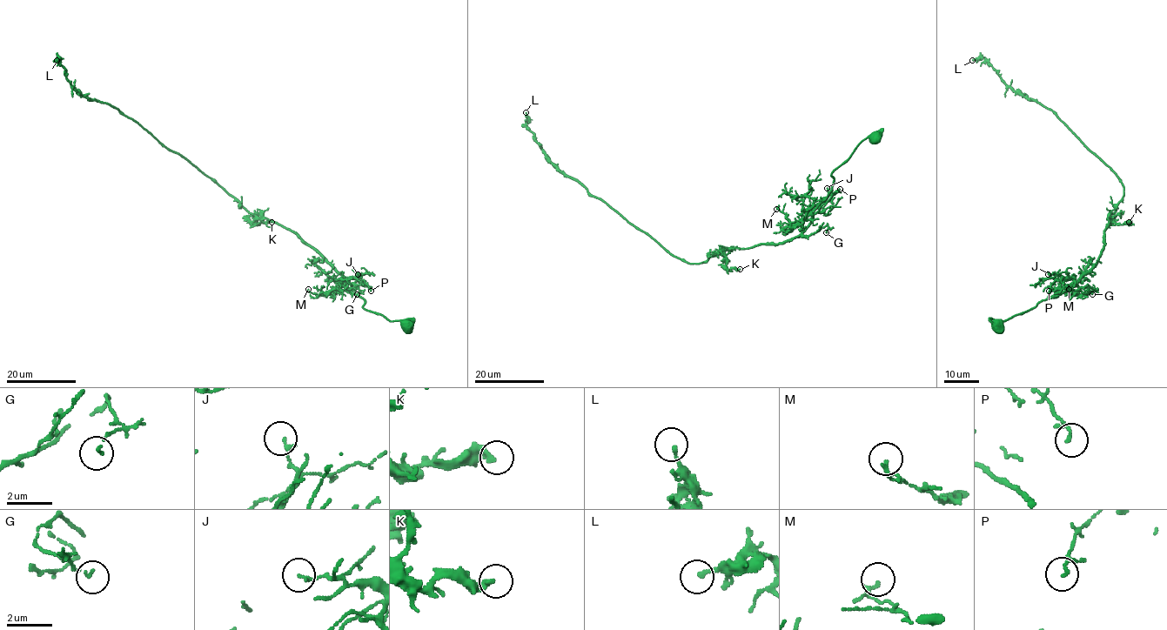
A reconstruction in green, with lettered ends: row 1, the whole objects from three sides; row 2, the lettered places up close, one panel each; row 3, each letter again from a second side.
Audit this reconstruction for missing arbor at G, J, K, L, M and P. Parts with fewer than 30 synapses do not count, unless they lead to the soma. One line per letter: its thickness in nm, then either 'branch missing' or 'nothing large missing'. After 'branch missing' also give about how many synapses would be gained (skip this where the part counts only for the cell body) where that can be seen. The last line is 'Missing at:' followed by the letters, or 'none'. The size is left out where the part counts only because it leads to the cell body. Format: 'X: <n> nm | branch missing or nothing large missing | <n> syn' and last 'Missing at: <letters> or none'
G: 100 nm | nothing large missing
J: 150 nm | nothing large missing
K: 300 nm | nothing large missing
L: 170 nm | nothing large missing
M: 130 nm | nothing large missing
P: 100 nm | nothing large missing
Missing at: none

